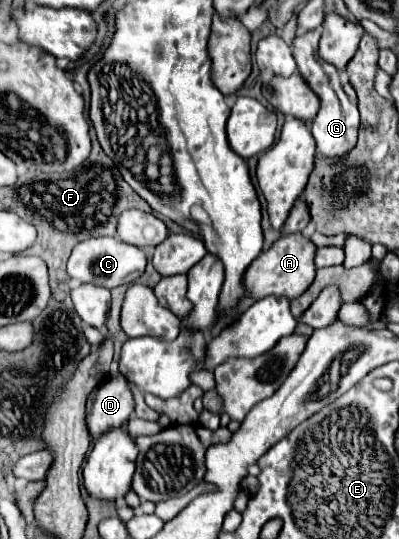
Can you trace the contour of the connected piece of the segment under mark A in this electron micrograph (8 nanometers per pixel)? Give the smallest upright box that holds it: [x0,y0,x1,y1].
[243,233,315,301]

